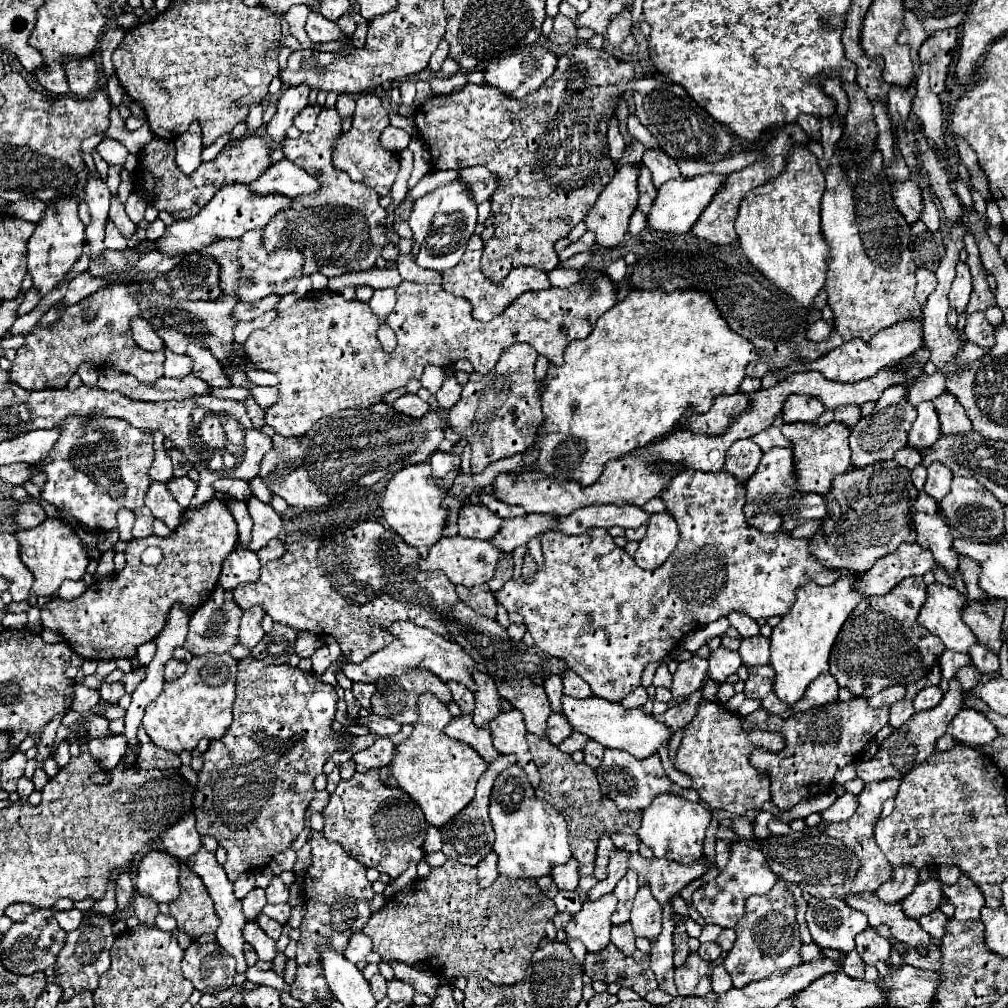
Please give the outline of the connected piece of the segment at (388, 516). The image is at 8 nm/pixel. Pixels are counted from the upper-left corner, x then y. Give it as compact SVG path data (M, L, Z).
M417 463L401 469L385 489L385 499L381 503L383 517L389 523L389 527L399 533L407 545L417 547L421 557L429 553L429 547L437 543L447 527L449 511L441 507L443 499L447 497L447 491L441 489L439 481L431 475L429 463Z

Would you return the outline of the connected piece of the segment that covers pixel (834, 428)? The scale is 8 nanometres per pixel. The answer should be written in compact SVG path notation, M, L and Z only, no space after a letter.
M789 423L783 425L783 435L793 443L793 453L797 459L797 475L801 493L819 493L825 495L831 489L833 477L851 469L851 449L849 449L849 433L851 429L841 423L829 423L817 427L817 423Z

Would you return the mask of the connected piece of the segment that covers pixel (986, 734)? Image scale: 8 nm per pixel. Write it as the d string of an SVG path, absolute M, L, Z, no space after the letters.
M961 709L951 721L951 735L963 745L987 745L997 737L997 729L983 713Z

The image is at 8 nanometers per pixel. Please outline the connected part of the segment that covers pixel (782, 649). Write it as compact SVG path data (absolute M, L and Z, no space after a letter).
M847 569L839 571L841 577L827 587L817 583L807 583L797 589L795 603L789 613L781 617L781 623L773 627L771 635L771 667L775 671L775 695L787 705L793 707L805 693L807 685L829 669L829 653L835 643L835 637L855 609L857 603L863 601L863 595L853 591L853 583L859 577Z

